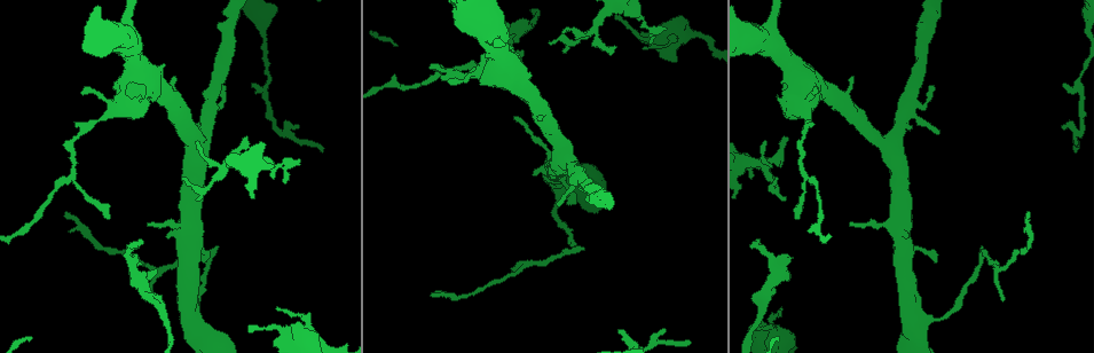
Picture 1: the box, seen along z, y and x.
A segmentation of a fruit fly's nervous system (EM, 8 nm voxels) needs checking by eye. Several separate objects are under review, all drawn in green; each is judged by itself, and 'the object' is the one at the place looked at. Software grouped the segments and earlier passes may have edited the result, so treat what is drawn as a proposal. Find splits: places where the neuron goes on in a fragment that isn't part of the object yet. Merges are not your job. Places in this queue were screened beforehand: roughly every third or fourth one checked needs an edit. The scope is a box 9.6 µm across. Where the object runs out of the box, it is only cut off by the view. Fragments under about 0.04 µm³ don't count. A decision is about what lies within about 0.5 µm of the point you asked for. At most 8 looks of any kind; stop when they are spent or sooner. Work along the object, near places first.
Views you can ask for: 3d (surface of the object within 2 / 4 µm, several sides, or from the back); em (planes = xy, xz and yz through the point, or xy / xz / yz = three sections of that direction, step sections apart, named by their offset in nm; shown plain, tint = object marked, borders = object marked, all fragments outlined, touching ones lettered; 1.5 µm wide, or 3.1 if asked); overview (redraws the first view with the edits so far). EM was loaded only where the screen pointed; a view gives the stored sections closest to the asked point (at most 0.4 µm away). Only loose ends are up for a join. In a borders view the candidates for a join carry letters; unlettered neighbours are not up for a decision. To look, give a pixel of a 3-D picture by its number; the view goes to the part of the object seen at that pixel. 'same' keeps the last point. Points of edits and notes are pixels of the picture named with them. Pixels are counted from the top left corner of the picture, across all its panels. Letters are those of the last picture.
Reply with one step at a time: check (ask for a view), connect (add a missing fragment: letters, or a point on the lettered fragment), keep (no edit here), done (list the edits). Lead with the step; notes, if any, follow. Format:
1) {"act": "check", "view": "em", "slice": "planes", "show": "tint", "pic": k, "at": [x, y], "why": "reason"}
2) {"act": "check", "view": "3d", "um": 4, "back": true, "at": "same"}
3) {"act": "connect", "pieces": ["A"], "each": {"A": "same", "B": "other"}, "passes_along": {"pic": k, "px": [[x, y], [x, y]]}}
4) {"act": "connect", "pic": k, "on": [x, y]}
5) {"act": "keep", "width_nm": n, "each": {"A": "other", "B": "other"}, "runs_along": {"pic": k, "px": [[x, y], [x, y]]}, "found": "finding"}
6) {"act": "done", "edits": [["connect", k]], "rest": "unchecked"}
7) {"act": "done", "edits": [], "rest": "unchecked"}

{"act": "check", "view": "3d", "um": 4, "pic": 1, "at": [663, 330], "why": "thin end"}

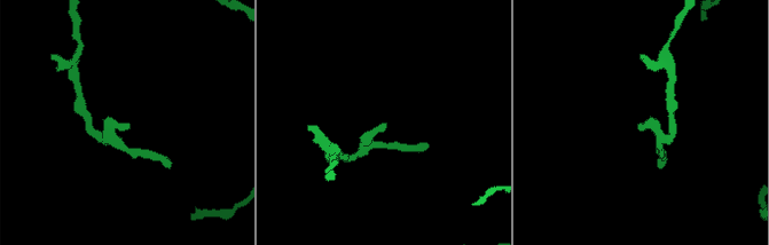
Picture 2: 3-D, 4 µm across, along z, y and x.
{"act": "check", "view": "em", "slice": "planes", "show": "borders", "pic": 2, "at": [386, 124]}

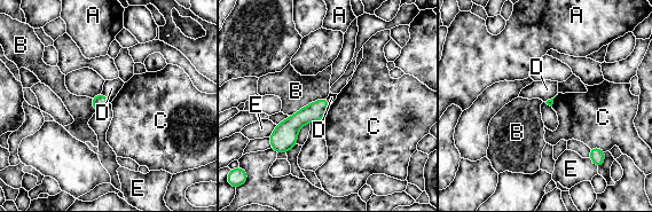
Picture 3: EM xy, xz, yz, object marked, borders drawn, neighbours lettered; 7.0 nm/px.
{"act": "keep", "each": {"A": "other", "B": "other", "C": "other", "D": "other", "E": "other"}, "border": {"pic": 3, "px": [[100, 93], [110, 102]]}, "found": "no lettered fragment goes on from it"}

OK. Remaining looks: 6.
{"act": "check", "view": "em", "slice": "planes", "show": "borders", "pic": 1, "at": [514, 119], "why": "free end"}

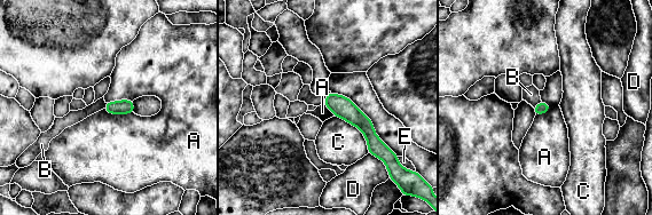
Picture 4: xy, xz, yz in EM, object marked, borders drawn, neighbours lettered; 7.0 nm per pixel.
{"act": "keep", "each": {"A": "other", "B": "other", "C": "other", "D": "other", "E": "other"}, "runs_along": {"pic": 4, "px": [[330, 95], [368, 130], [381, 150]]}, "found": "no lettered fragment goes on from it"}

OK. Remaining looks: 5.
{"act": "check", "view": "em", "slice": "planes", "show": "borders", "pic": 1, "at": [617, 17], "why": "tapers out"}

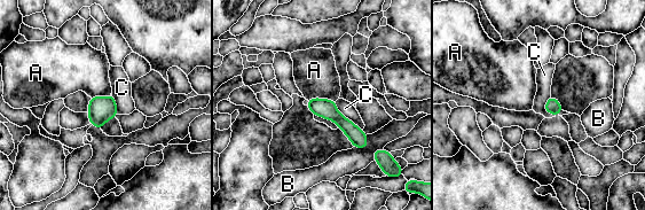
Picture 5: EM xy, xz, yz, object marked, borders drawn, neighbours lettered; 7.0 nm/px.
{"act": "keep", "width_nm": 110, "longest_contact_nm": ["C", 280], "each": {"A": "other", "B": "other", "C": "other"}, "found": "none of them fits"}

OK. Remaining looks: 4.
{"act": "done", "edits": [], "rest": "unchecked"}

